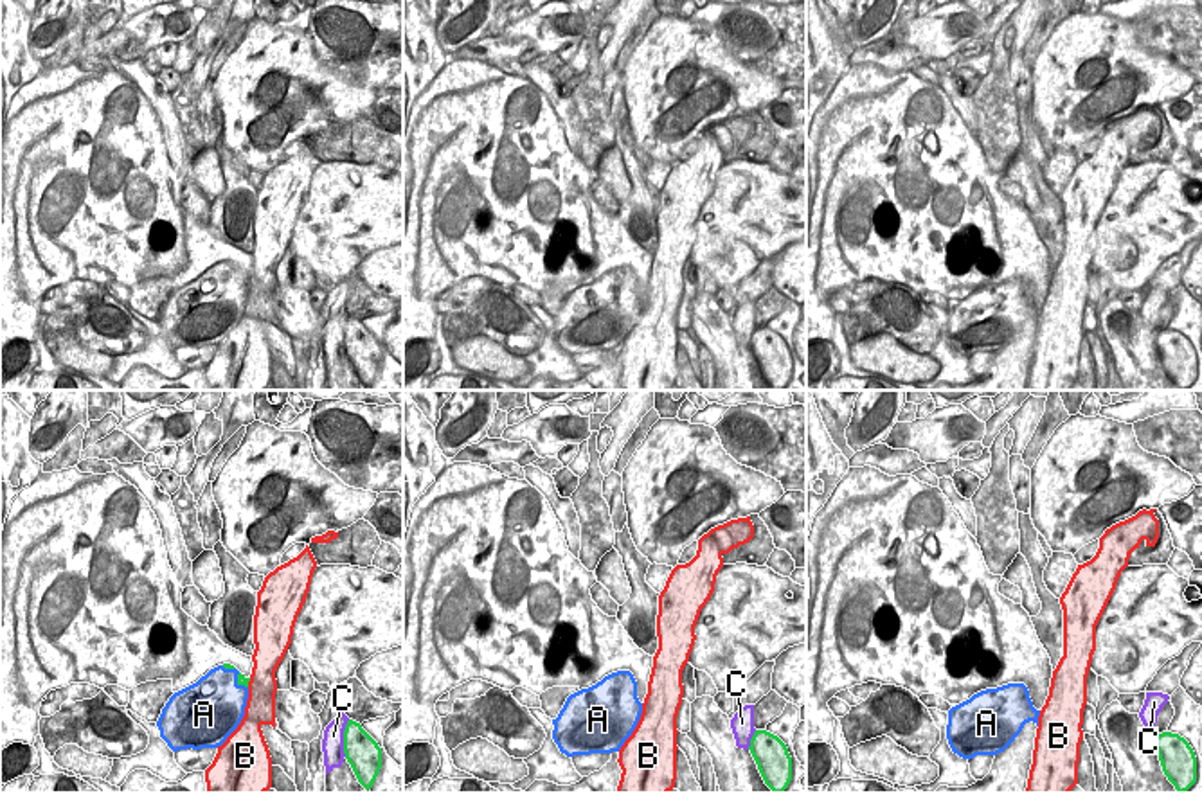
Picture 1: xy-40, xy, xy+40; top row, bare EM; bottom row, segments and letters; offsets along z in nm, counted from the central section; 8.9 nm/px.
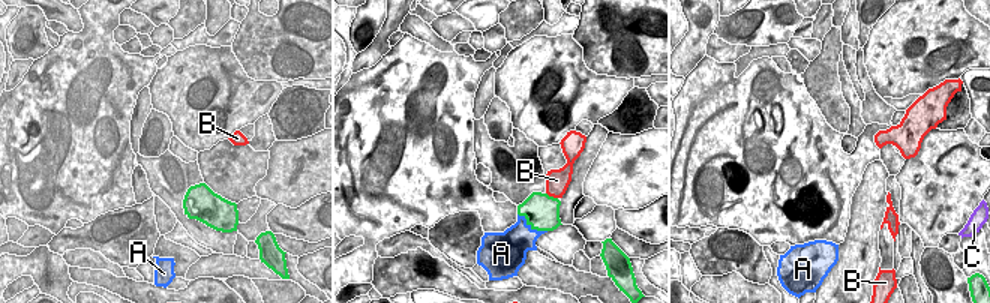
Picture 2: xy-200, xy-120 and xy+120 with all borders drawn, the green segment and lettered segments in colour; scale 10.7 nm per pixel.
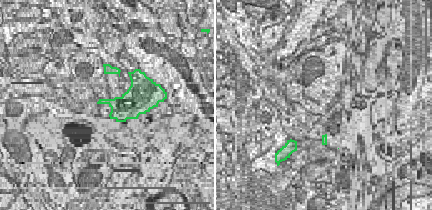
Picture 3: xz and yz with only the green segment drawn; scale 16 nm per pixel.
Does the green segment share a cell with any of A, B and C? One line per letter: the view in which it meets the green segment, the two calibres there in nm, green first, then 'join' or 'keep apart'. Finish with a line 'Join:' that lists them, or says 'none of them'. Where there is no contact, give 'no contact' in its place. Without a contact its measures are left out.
A: meets green in xy-40; 90 nm thick on the green side, 480 nm on the other; join
B: meets green in xy-40; 90 nm thick on the green side, 260 nm on the other; keep apart
C: meets green in xy-40; 320 nm thick on the green side, 190 nm on the other; keep apart
Join: A

